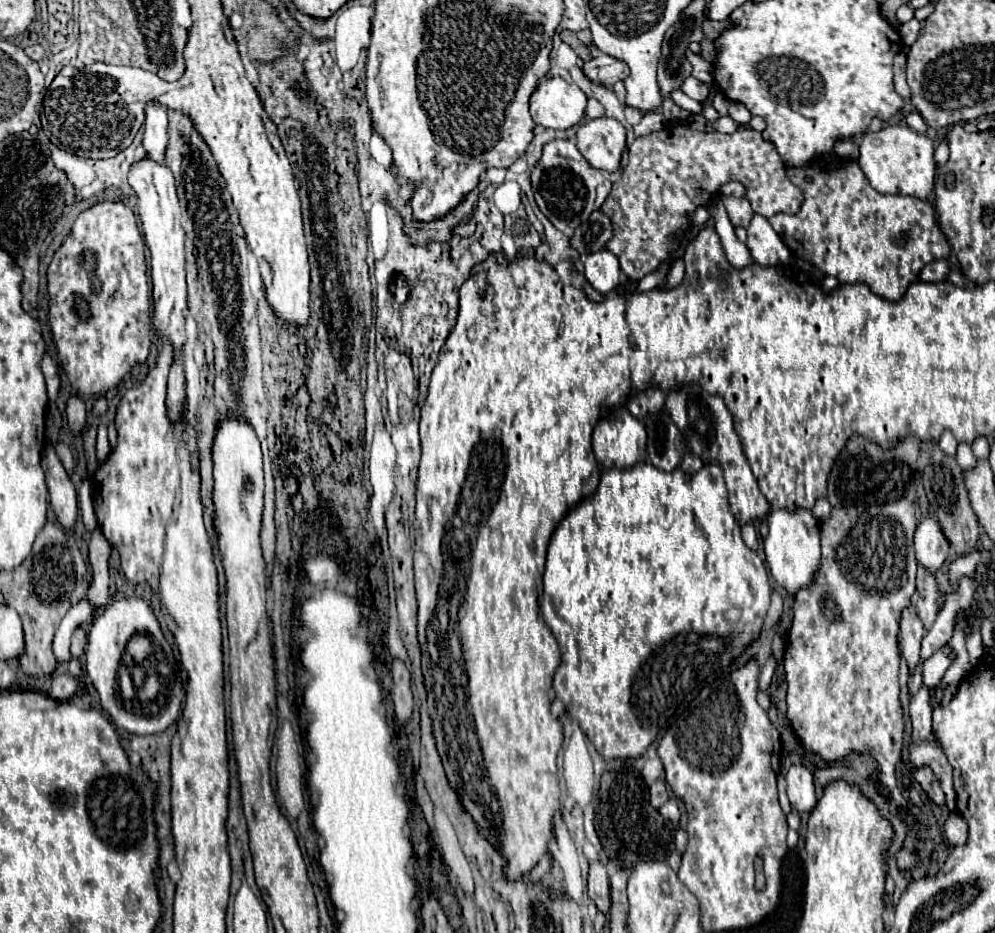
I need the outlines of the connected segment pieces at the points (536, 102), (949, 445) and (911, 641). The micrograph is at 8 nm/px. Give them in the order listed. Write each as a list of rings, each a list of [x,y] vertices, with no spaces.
[[[545,77],[531,95],[531,117],[535,123],[551,129],[569,129],[585,113],[587,97],[563,77]]]
[[[945,429],[945,431],[943,431],[943,435],[941,435],[941,439],[939,439],[939,447],[941,447],[945,453],[955,455],[957,441],[955,441],[955,437],[951,435],[951,431],[949,431],[949,429]]]
[[[913,603],[907,609],[903,609],[903,613],[901,613],[899,639],[901,639],[903,655],[909,663],[909,669],[913,669],[919,663],[919,649],[921,649],[921,639],[923,639],[923,623],[921,623]]]

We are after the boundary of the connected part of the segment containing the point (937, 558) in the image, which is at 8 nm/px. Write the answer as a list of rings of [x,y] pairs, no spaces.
[[[927,517],[917,525],[915,531],[915,557],[917,563],[927,569],[929,573],[935,573],[947,559],[949,543],[937,523],[935,517]]]

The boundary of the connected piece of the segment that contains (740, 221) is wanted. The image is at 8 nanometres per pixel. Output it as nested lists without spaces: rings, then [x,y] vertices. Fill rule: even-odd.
[[[732,196],[724,197],[723,204],[727,209],[727,215],[729,215],[733,227],[743,227],[743,229],[749,227],[751,217],[753,217],[753,209],[751,209],[749,203],[746,203],[744,197],[734,199],[732,199]]]

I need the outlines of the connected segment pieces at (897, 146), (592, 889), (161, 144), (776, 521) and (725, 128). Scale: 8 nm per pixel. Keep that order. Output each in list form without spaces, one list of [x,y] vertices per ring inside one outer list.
[[[887,125],[877,133],[865,133],[861,139],[861,155],[859,165],[863,173],[867,175],[873,189],[879,193],[891,193],[891,195],[911,195],[919,199],[927,199],[935,185],[935,145],[933,139],[927,135],[921,135],[913,131],[907,125]]]
[[[589,863],[589,897],[597,905],[597,909],[609,917],[611,911],[611,885],[607,877],[607,869],[601,863]]]
[[[149,101],[145,107],[145,133],[143,149],[153,161],[163,161],[167,147],[167,109],[157,101]]]
[[[777,509],[777,511],[771,511],[769,515],[769,535],[765,537],[765,559],[769,565],[771,577],[789,595],[795,595],[799,589],[807,589],[807,585],[815,581],[815,573],[819,571],[821,565],[820,530],[815,523],[819,525],[819,521],[813,519],[811,511],[805,511],[805,509],[797,509],[793,513],[787,509]]]
[[[729,115],[719,117],[719,119],[717,119],[717,121],[713,121],[711,125],[713,125],[713,129],[715,129],[715,131],[723,131],[723,133],[733,133],[733,131],[737,129],[737,123],[735,123]]]

